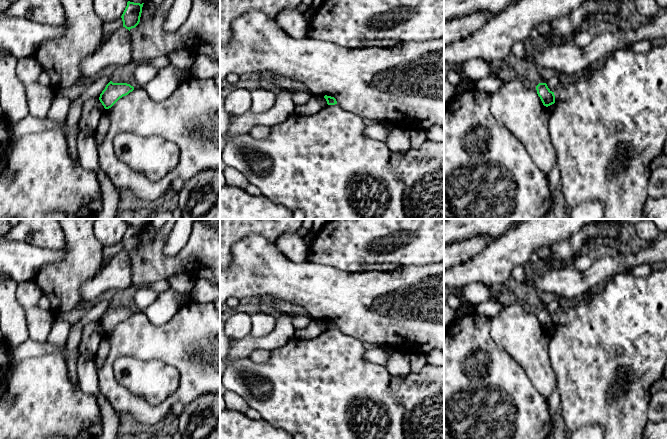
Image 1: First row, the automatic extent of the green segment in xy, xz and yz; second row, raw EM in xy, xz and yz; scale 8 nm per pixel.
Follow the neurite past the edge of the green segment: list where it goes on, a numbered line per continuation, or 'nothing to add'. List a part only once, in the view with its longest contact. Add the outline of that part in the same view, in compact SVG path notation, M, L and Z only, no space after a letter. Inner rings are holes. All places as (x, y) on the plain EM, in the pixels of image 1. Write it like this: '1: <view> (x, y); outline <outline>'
nothing to add

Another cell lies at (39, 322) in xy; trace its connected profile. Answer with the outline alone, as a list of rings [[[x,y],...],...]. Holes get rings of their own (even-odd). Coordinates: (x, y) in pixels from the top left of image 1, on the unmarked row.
[[[34,279],[18,283],[16,299],[24,309],[29,338],[38,343],[47,342],[54,320],[50,310],[38,307],[38,301],[43,295]]]

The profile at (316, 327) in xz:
[[[312,320],[312,322],[303,329],[296,329],[294,338],[296,339],[314,339],[326,331],[327,325],[324,321]]]

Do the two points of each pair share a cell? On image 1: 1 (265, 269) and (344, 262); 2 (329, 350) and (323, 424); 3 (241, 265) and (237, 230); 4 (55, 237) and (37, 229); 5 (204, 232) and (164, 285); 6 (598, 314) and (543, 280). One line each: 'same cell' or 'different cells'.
1: different cells
2: same cell
3: different cells
4: same cell
5: different cells
6: different cells

